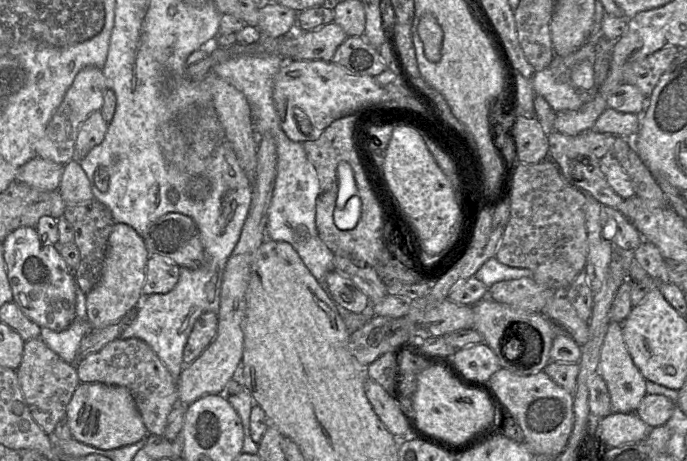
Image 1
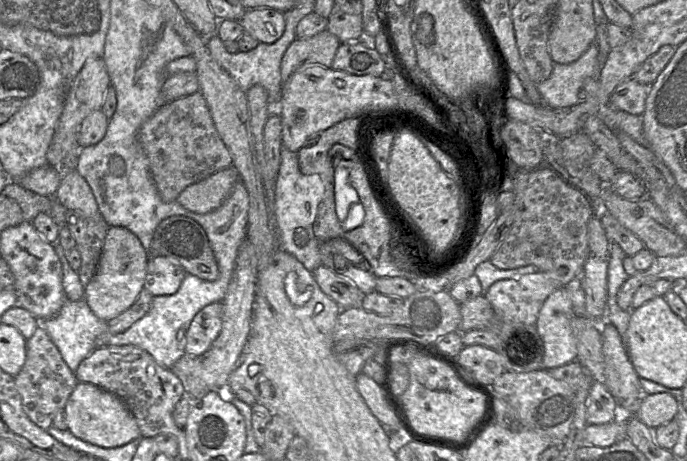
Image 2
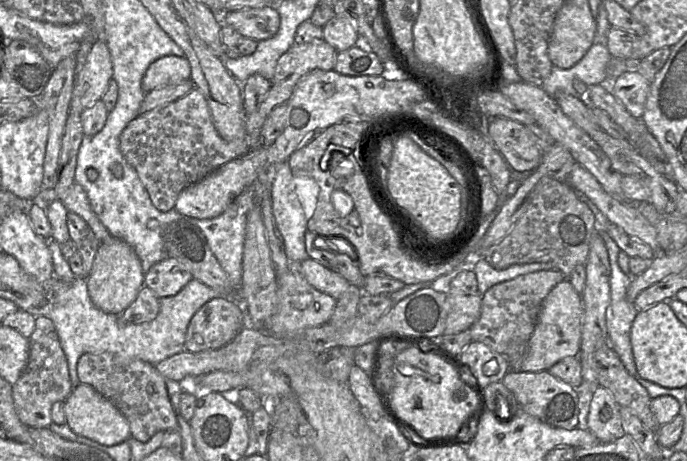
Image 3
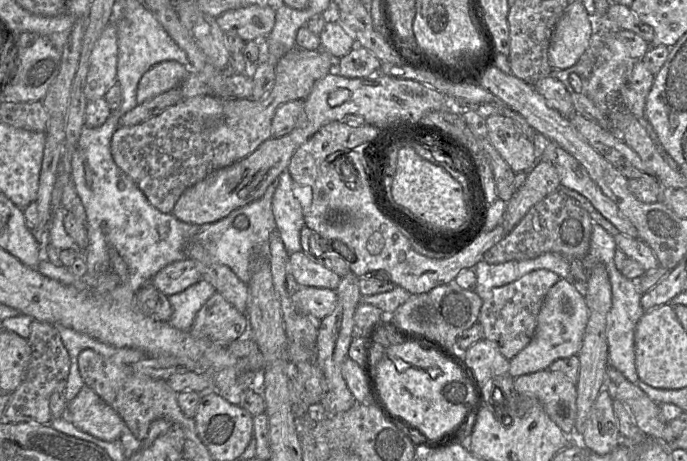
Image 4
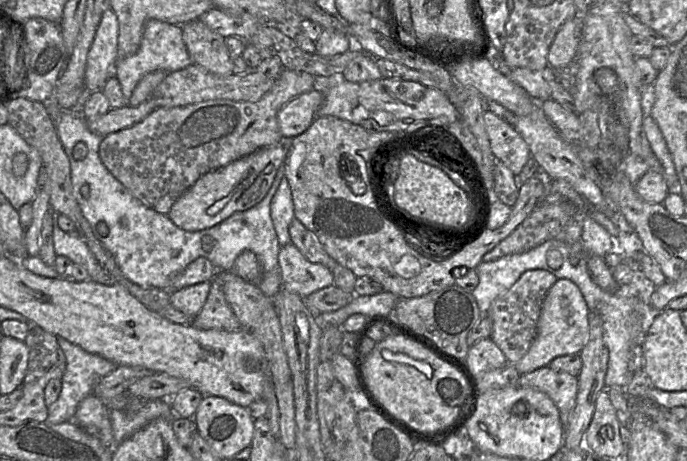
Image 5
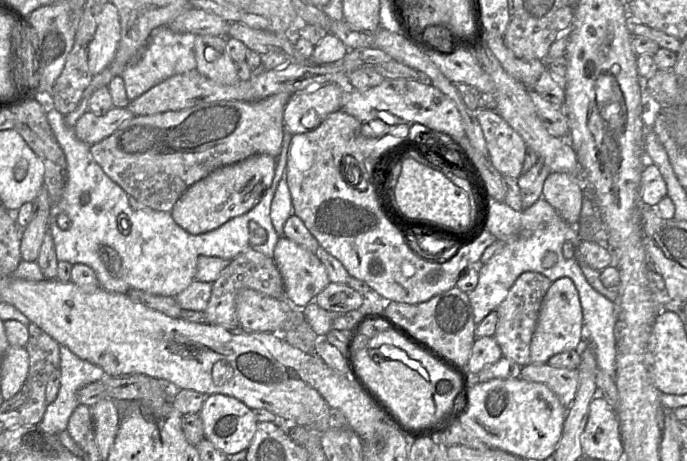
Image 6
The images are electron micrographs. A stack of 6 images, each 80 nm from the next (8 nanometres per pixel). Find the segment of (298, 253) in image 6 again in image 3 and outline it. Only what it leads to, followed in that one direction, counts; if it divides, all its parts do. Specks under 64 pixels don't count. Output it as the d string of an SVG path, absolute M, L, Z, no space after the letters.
M310 257L299 263L299 271L315 289L335 299L338 299L350 285L342 276Z

